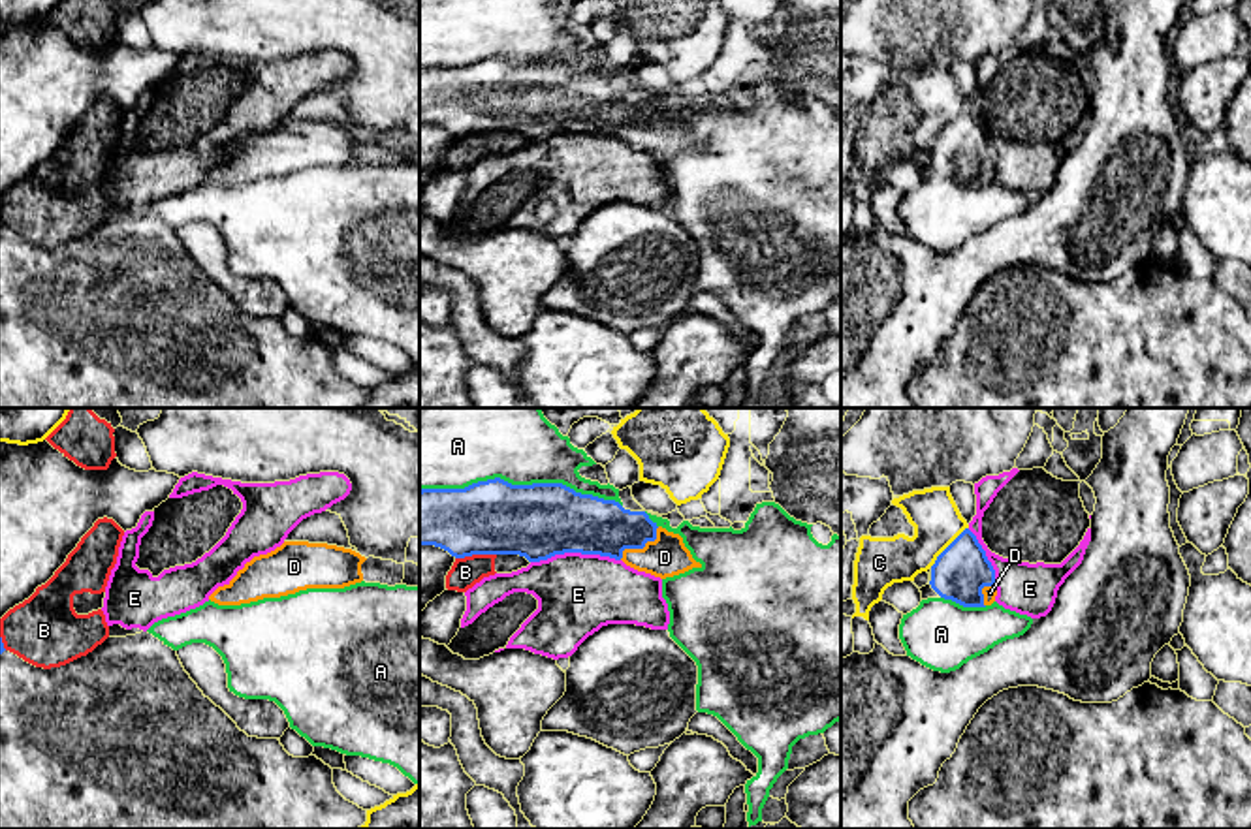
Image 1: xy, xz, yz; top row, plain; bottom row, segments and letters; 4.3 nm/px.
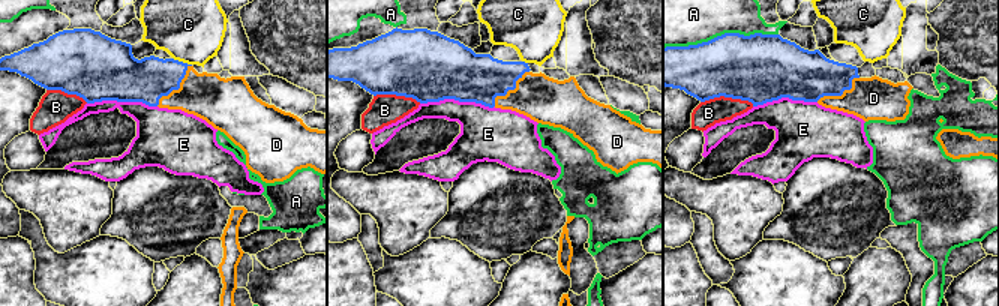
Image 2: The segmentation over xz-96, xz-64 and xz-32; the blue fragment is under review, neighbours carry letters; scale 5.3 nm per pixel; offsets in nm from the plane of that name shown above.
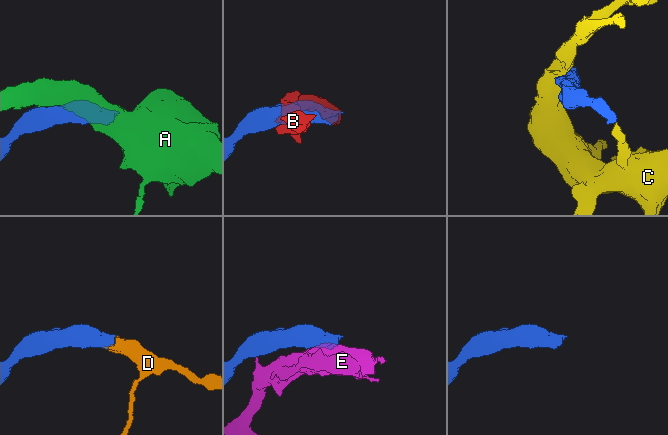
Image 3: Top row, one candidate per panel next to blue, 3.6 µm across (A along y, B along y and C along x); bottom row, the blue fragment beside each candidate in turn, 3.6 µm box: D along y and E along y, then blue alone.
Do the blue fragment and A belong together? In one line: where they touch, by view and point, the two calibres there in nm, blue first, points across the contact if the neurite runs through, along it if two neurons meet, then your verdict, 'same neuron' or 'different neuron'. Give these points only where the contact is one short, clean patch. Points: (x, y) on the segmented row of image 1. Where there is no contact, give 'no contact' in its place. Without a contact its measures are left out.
meets blue in xz at (522, 485); 320 nm thick on the blue side, 380 nm on the other; different neuron

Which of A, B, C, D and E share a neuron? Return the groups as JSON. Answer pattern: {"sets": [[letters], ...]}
{"sets": [["A"], ["B"], ["C"], ["D"], ["E"]]}

